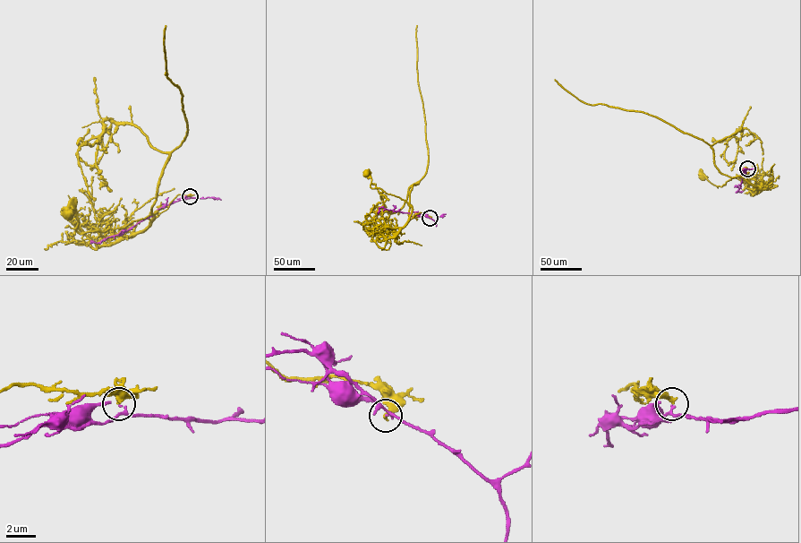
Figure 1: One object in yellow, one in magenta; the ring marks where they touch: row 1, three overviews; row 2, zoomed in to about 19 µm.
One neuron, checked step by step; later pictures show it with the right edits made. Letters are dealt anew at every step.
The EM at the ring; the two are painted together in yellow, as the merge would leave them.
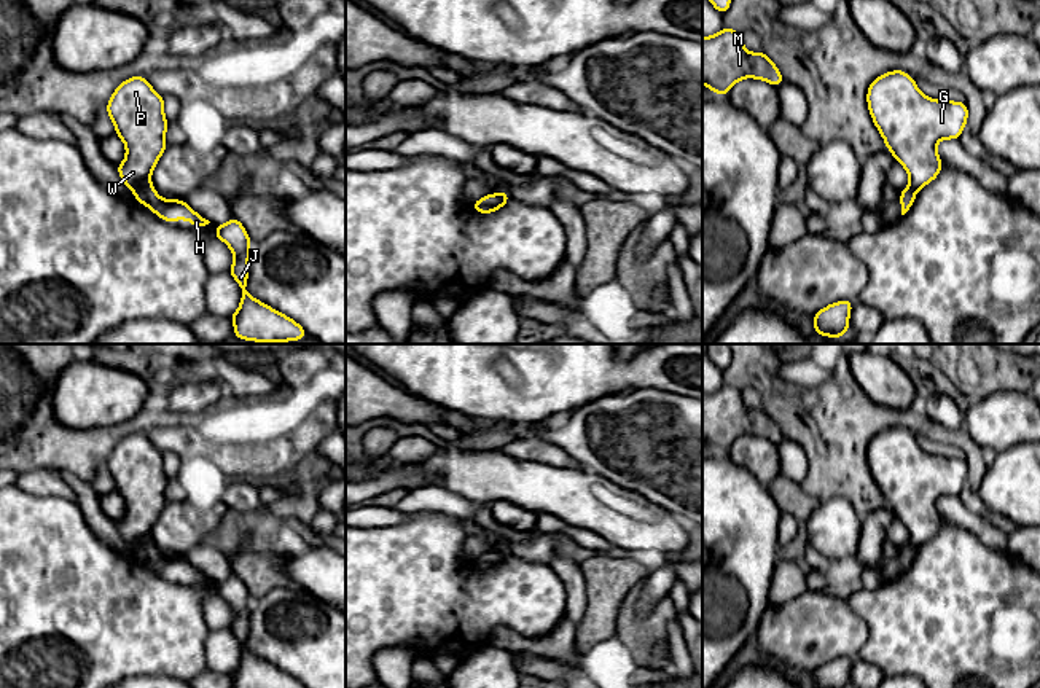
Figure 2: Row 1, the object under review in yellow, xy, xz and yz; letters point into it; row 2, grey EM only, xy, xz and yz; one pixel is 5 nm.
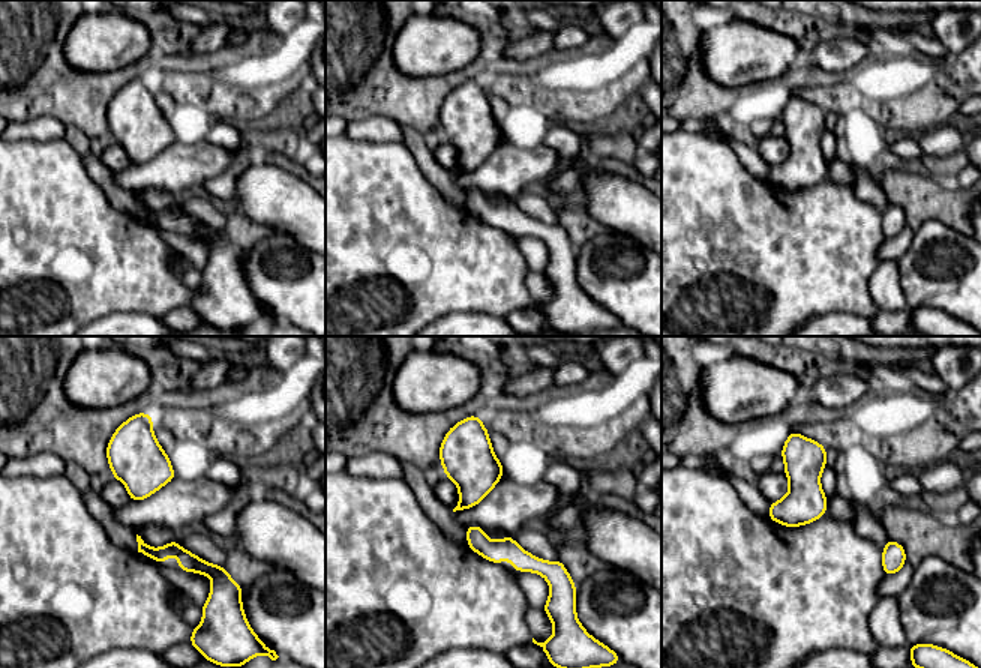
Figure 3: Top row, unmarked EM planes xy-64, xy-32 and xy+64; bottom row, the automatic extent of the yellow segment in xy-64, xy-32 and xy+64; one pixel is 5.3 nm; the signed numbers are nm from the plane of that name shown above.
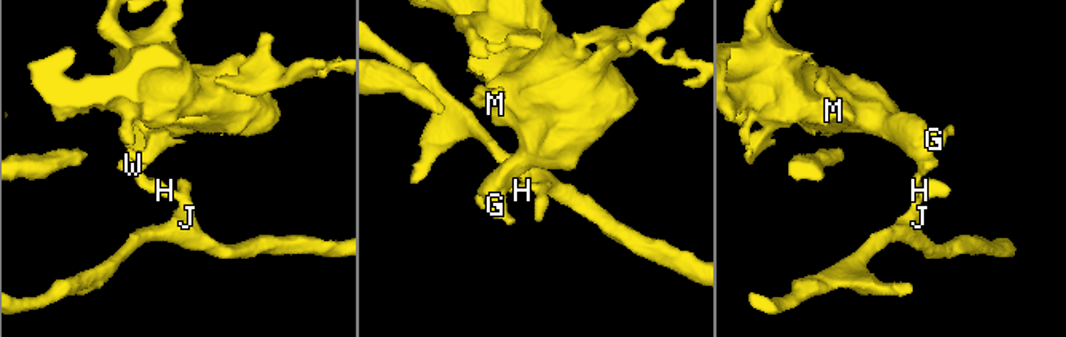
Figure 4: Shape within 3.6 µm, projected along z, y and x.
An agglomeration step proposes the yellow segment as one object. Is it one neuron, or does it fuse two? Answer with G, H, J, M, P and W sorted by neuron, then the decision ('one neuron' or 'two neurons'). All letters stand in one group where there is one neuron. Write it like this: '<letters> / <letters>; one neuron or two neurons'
G M P W / H J; two neurons

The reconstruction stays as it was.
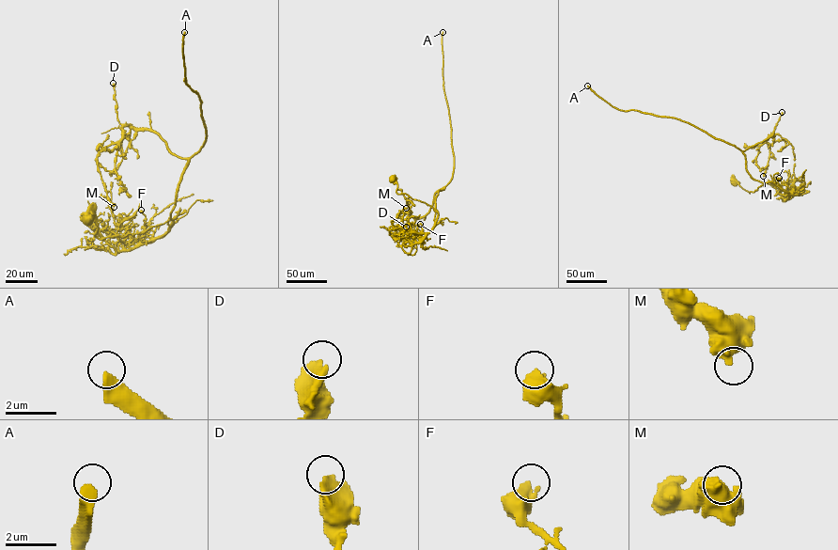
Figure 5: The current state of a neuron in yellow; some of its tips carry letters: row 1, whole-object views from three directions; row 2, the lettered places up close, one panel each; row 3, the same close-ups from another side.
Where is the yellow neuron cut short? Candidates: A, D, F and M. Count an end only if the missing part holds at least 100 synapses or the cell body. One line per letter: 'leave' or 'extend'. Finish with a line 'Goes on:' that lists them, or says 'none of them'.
A: extend
D: leave
F: leave
M: leave
Goes on: A

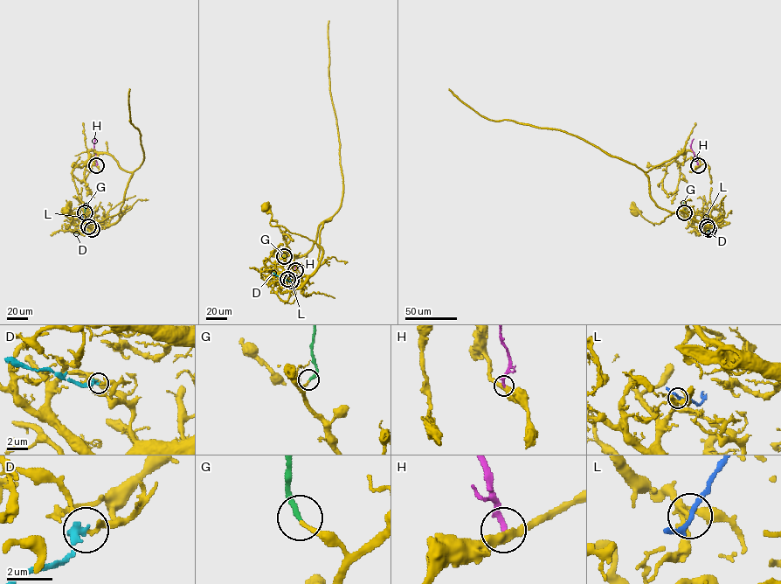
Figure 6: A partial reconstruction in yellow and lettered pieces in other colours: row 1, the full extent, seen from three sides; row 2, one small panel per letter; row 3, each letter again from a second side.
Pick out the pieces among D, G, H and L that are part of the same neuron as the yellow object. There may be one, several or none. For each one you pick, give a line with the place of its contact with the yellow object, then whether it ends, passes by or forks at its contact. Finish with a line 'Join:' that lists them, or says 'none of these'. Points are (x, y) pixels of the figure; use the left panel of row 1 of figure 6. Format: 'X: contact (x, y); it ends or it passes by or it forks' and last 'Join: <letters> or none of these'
G: contact (85, 212); it ends
Join: G

